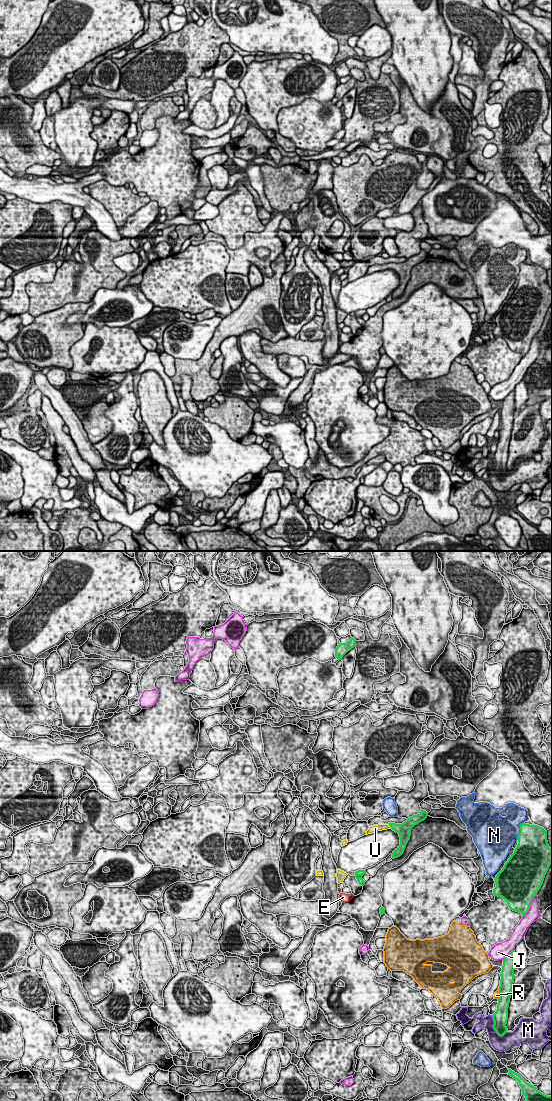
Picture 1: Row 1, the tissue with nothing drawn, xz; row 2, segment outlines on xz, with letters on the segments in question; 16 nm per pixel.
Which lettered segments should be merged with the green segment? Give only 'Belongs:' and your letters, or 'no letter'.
Belongs: U

